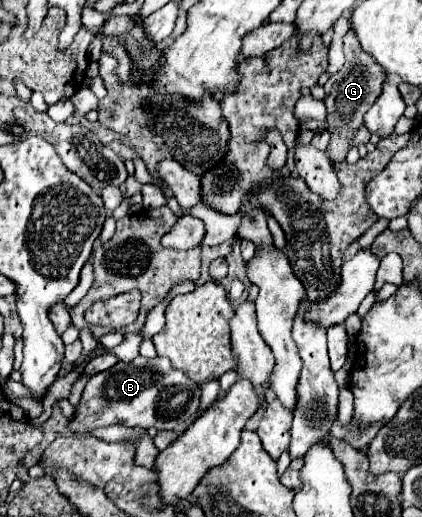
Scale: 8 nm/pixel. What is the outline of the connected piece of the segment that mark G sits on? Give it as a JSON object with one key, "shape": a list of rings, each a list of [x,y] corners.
{"shape":[[[353,30],[345,34],[345,60],[347,62],[343,64],[343,68],[337,74],[333,74],[323,86],[327,94],[323,102],[327,104],[327,122],[331,132],[331,142],[327,148],[329,160],[345,160],[347,150],[351,148],[351,138],[357,132],[357,128],[363,126],[363,116],[367,114],[367,110],[381,96],[383,82],[387,76],[383,66],[369,52],[361,48]]]}

